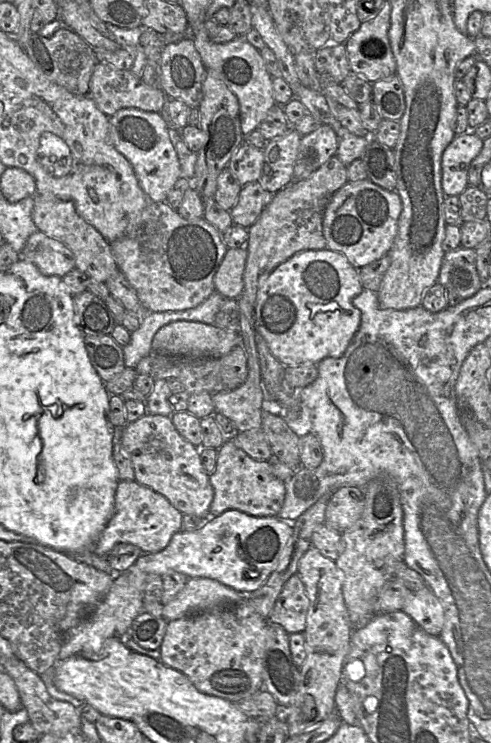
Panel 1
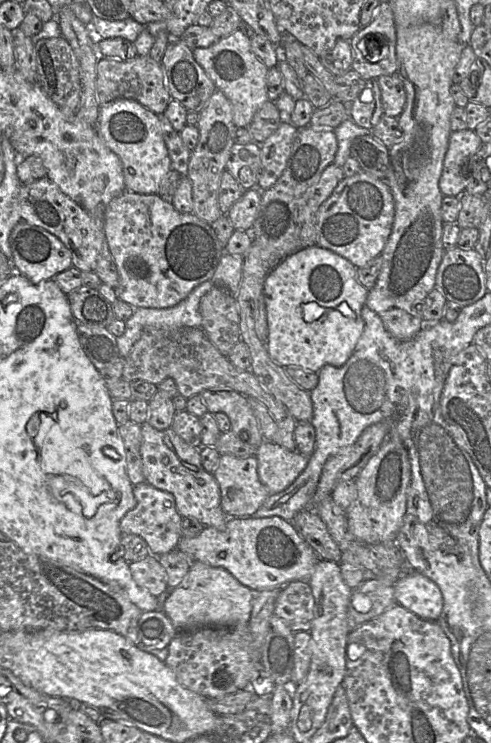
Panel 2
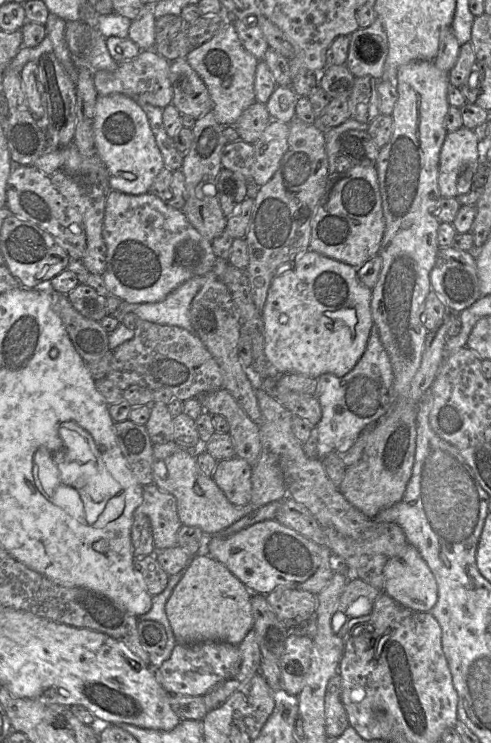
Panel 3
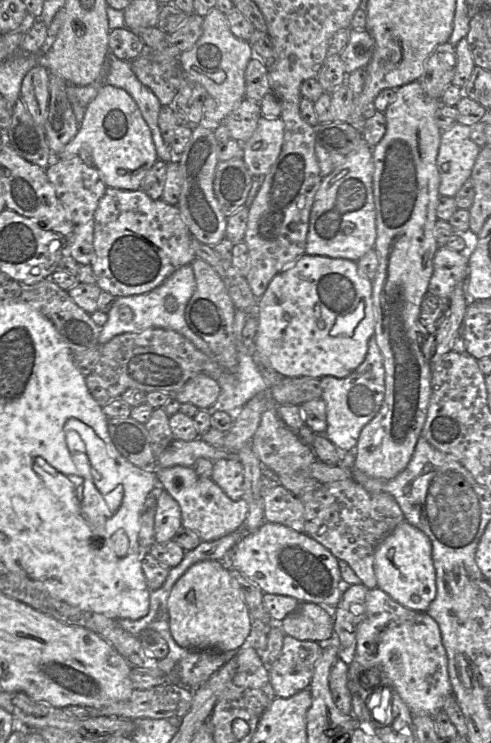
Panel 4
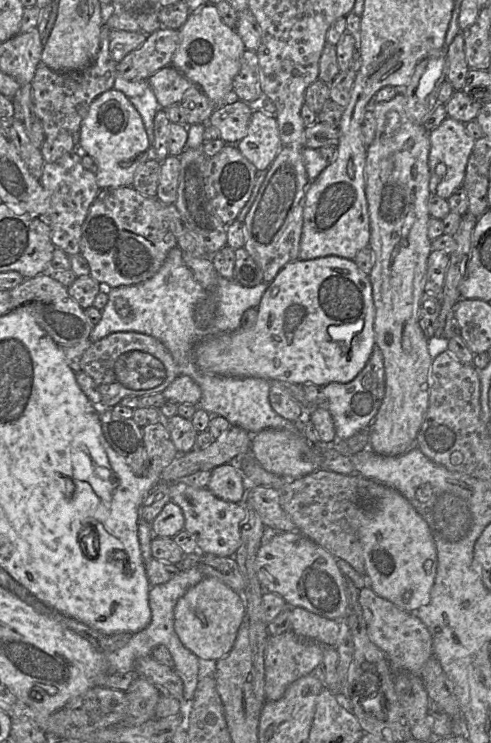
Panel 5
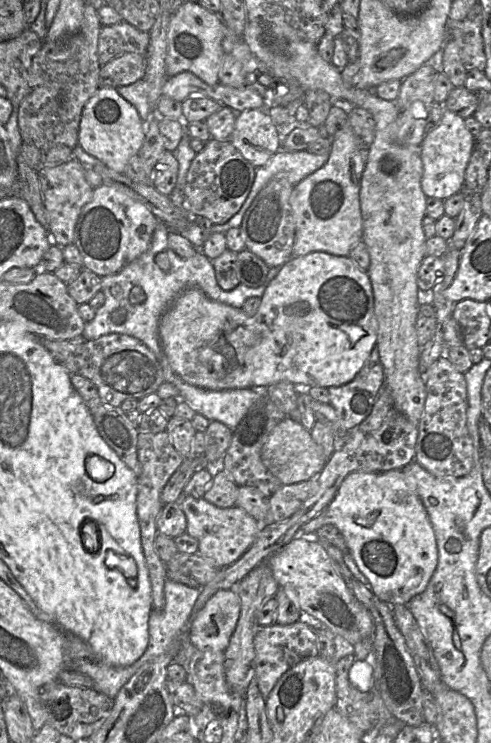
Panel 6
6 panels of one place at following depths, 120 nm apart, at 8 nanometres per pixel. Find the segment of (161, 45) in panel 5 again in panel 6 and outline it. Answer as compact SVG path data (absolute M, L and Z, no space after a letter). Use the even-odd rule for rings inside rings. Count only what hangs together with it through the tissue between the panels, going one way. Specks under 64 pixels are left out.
M126 53L105 64L100 69L101 87L128 86L143 79L147 69L147 55Z

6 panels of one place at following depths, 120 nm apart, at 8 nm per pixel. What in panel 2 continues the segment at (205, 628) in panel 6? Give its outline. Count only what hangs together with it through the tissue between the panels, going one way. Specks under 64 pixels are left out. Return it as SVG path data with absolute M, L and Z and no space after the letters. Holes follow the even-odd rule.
M192 561L181 583L171 590L168 589L162 611L178 632L196 631L209 627L233 629L248 627L252 599L251 589L241 584L226 569Z

